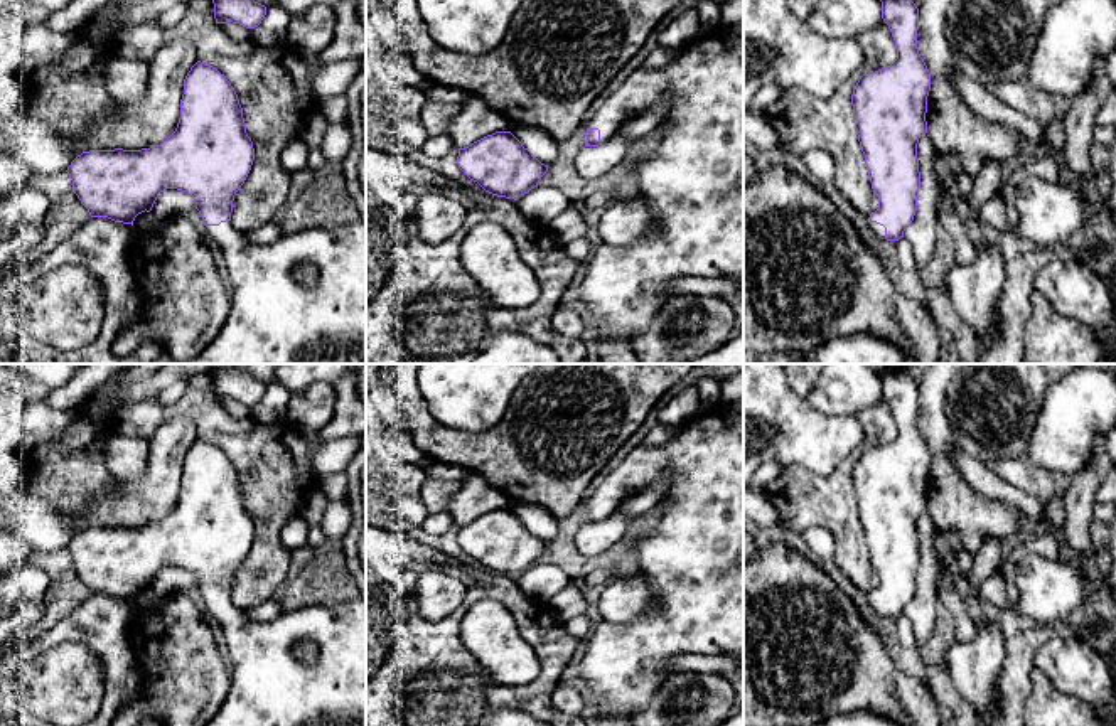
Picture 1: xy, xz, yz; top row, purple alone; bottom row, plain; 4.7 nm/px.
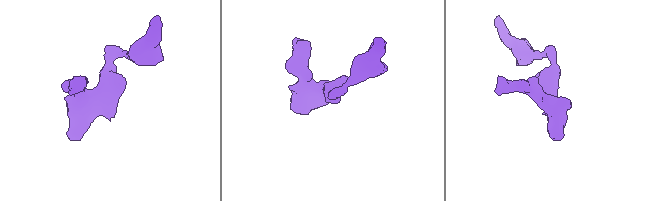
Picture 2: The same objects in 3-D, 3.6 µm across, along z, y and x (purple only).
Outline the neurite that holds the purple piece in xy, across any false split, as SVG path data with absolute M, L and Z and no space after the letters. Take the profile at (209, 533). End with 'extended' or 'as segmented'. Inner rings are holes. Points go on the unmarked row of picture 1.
M197 438L184 456L184 472L180 477L180 495L177 500L175 509L160 522L142 526L142 527L89 527L78 532L71 542L67 544L67 551L72 558L74 571L81 578L81 581L88 586L91 595L108 595L115 600L131 601L138 591L150 590L158 571L167 566L177 566L187 569L194 579L196 586L199 588L206 610L219 622L223 632L228 640L228 654L231 662L231 689L228 692L226 701L223 702L221 709L214 714L214 718L206 726L366 726L366 598L356 598L347 601L339 601L334 605L307 605L300 608L293 608L288 611L282 611L276 618L270 622L256 622L251 620L246 611L234 606L231 600L233 590L233 578L239 564L244 561L251 542L255 537L255 526L253 519L246 510L246 500L243 495L243 485L239 482L238 472L231 460L221 451L216 445ZM310 640L317 645L317 659L312 664L302 662L295 654L293 649L297 643Z | extended

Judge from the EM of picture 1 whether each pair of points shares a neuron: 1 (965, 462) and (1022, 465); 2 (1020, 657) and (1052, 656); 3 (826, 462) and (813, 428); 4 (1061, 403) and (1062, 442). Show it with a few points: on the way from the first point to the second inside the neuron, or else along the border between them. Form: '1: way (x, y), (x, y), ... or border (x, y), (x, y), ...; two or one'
1: border (987, 465), (1002, 480), (1020, 489); two
2: border (1067, 637), (1051, 637), (1037, 651), (1034, 666); two
3: way (821, 453), (813, 437); one
4: way (1062, 413), (1062, 432); one

